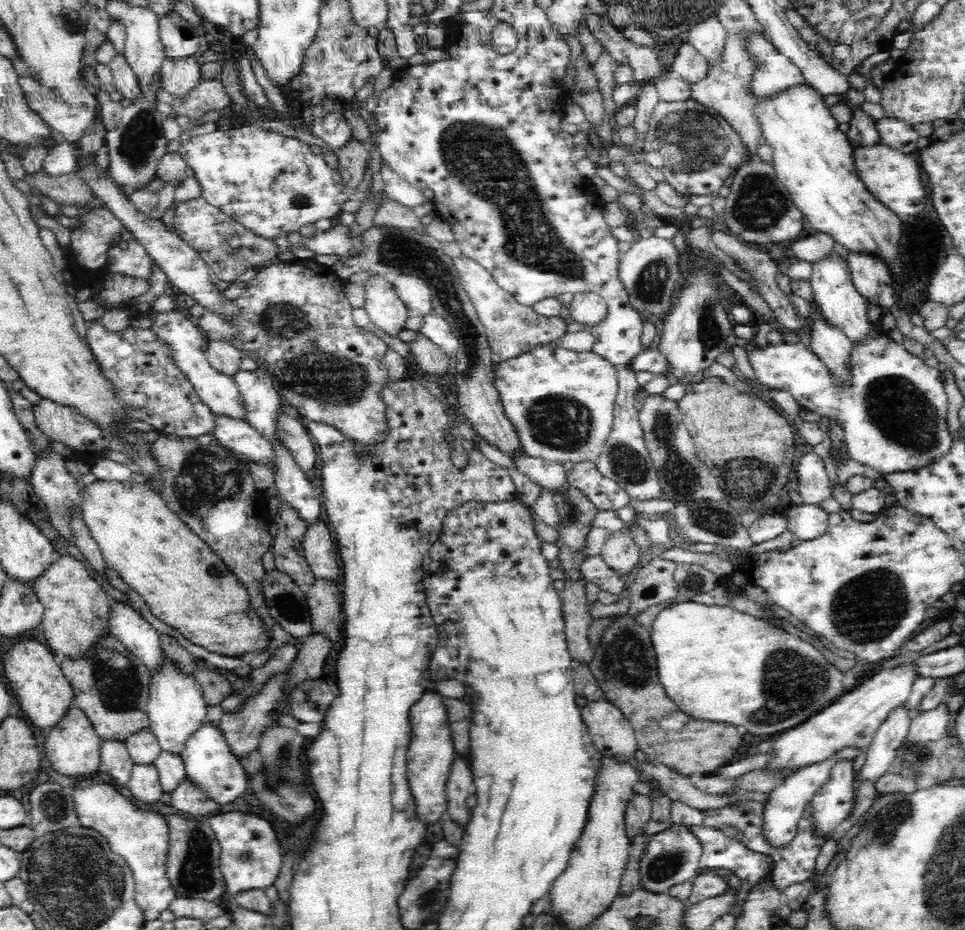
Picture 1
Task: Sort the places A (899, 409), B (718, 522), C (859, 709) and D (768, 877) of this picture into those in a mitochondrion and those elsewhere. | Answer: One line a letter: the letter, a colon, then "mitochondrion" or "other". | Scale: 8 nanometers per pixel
A: mitochondrion
B: mitochondrion
C: other
D: other

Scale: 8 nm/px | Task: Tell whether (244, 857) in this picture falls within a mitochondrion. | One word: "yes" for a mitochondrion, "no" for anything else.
yes

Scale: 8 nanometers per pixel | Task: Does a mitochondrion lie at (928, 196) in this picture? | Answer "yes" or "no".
no

